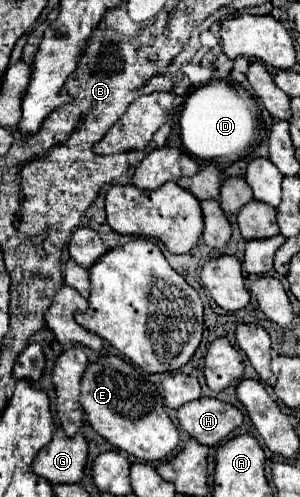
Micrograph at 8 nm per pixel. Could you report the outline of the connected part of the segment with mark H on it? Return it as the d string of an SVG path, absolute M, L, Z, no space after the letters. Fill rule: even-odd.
M200 397L178 409L178 421L198 443L216 445L228 437L230 431L242 425L242 413L218 399Z

